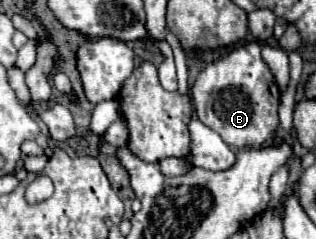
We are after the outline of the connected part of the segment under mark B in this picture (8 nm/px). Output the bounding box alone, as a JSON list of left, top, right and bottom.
[191,42,279,148]

